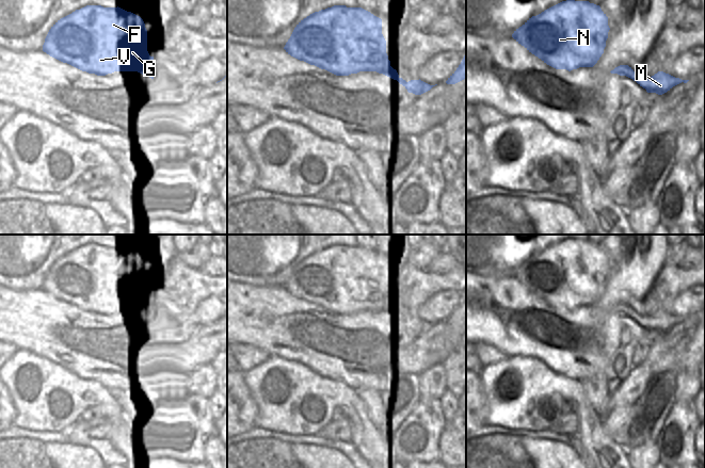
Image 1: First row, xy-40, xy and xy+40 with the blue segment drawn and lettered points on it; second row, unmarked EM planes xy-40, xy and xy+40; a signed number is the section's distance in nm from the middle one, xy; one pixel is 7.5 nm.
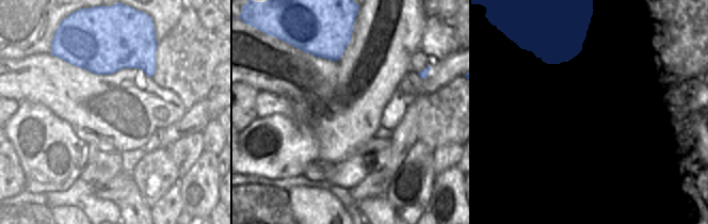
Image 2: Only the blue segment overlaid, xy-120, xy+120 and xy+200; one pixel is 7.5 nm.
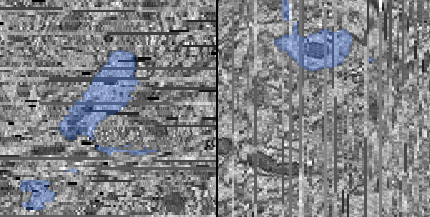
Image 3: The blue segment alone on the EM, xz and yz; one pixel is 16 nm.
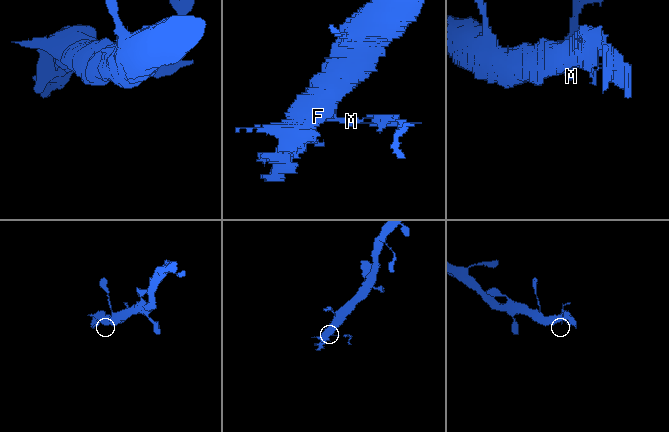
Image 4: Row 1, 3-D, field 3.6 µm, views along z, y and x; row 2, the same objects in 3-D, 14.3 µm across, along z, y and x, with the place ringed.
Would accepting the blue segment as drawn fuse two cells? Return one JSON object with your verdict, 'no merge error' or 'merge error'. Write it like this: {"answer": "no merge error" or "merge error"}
{"answer": "merge error"}

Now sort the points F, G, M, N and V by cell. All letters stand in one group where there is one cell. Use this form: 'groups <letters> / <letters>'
groups F G N V / M

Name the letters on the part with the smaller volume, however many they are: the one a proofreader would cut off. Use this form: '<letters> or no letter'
M.

